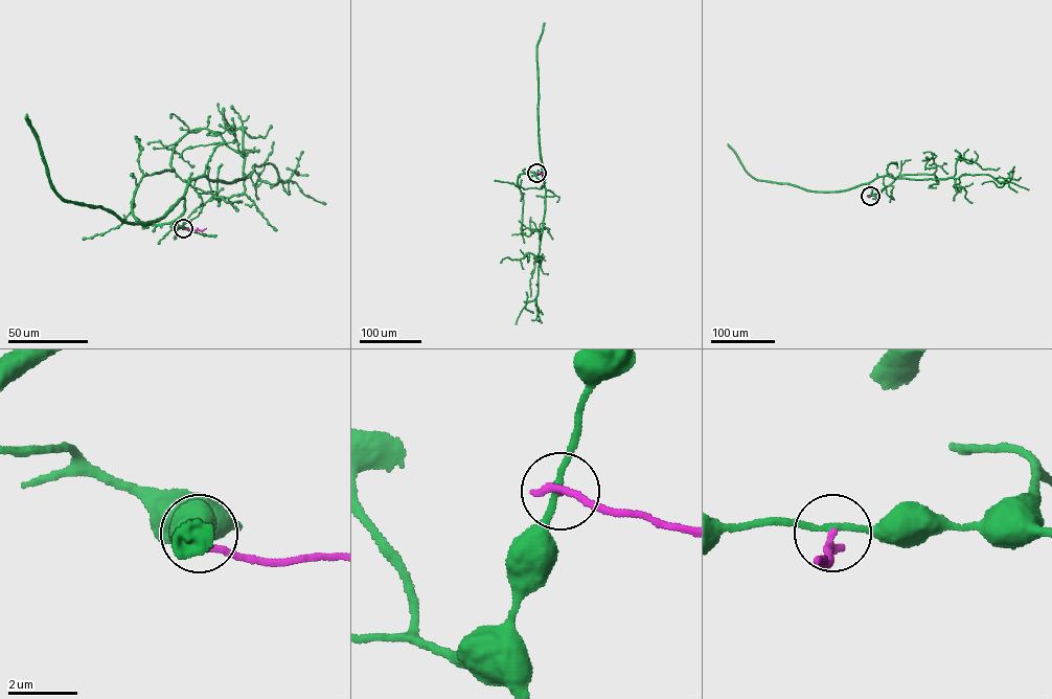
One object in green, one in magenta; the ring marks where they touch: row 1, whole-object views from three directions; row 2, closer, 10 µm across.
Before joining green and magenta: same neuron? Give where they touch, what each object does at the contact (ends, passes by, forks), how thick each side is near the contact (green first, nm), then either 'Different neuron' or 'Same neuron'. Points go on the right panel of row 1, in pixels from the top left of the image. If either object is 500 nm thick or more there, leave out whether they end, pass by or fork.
Place: (870, 196). At the ring green passes by. At the ring magenta ends. Thickness 170 nm (green) against 260 nm. Different neuron

